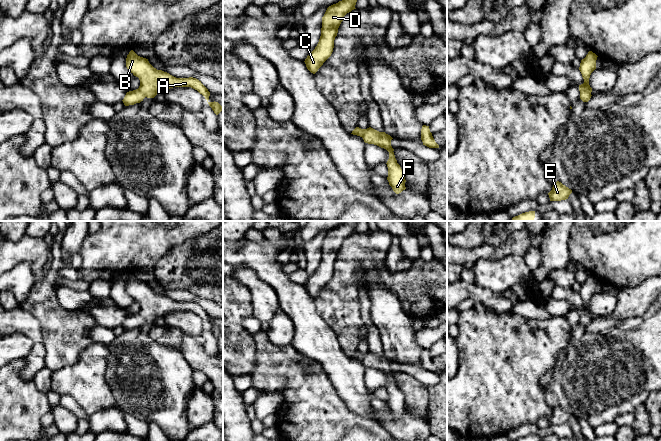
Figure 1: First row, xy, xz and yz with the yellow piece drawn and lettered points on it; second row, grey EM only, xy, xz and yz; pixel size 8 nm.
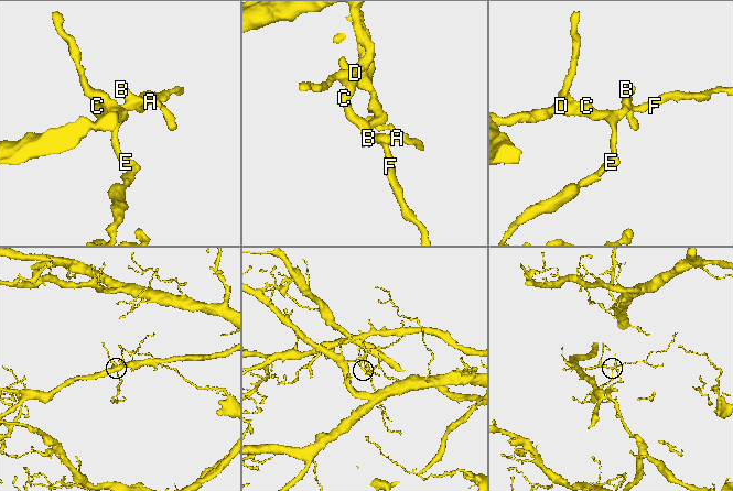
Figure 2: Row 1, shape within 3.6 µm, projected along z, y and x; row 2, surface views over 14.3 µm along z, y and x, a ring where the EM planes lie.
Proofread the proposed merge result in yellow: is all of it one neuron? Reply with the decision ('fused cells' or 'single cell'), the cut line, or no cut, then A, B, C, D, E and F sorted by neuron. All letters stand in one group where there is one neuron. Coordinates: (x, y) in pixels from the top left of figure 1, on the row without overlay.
single cell; cut none; groups A B C D E F

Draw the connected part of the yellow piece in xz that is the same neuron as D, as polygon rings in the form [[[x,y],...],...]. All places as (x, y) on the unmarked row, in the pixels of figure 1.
[[[347,222],[329,230],[322,241],[322,252],[319,266],[305,283],[307,293],[315,298],[323,287],[331,280],[334,264],[344,240],[356,233],[357,222]]]

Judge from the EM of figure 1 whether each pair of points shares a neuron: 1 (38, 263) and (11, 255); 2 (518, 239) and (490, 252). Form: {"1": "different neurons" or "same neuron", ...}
{"1": "same neuron", "2": "same neuron"}

